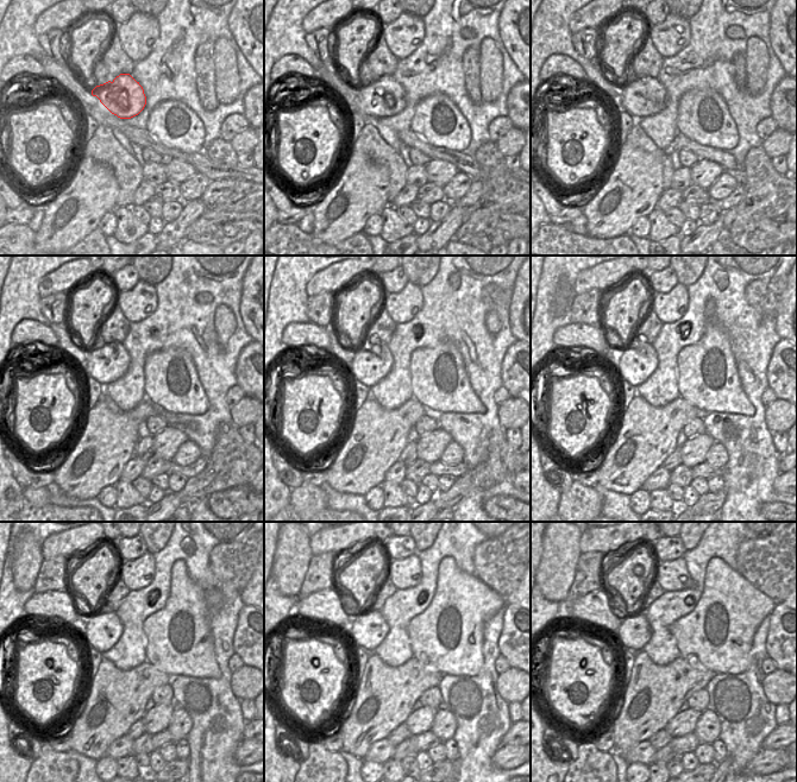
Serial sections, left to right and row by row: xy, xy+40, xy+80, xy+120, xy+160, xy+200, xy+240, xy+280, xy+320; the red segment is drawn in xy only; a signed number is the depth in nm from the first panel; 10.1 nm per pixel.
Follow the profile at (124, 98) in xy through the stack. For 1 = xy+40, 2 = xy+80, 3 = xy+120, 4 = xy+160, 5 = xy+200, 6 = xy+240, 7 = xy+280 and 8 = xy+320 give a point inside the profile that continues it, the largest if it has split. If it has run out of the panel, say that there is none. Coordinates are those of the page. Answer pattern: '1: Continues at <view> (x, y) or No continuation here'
1: Continues at xy+40 (383, 98)
2: Continues at xy+80 (645, 96)
3: Continues at xy+120 (107, 364)
4: Continues at xy+160 (370, 365)
5: Continues at xy+200 (637, 364)
6: Continues at xy+240 (102, 630)
7: Continues at xy+280 (369, 629)
8: Continues at xy+320 (634, 631).

